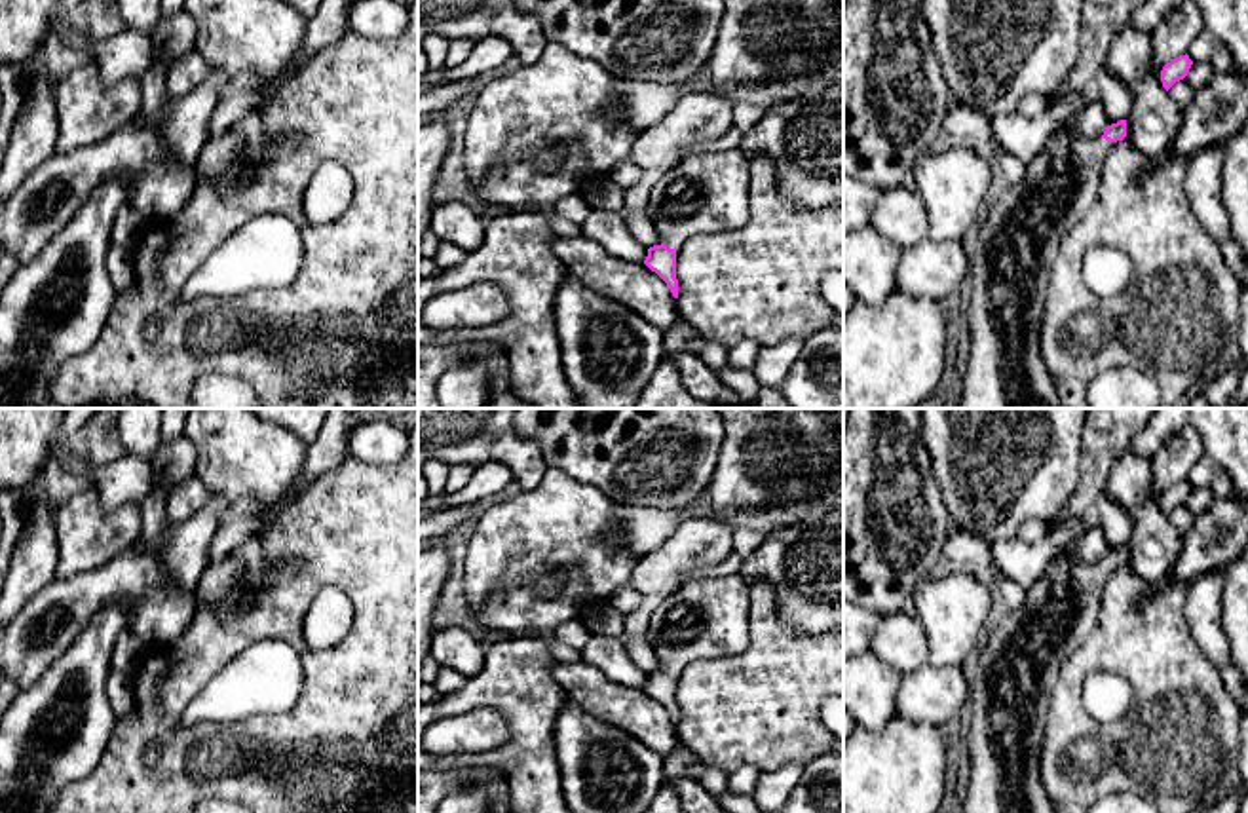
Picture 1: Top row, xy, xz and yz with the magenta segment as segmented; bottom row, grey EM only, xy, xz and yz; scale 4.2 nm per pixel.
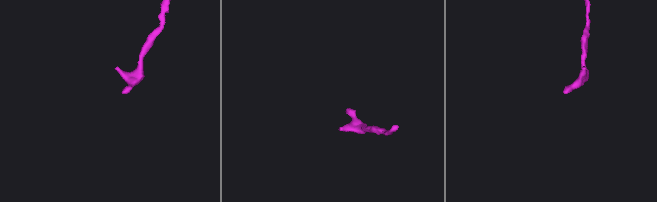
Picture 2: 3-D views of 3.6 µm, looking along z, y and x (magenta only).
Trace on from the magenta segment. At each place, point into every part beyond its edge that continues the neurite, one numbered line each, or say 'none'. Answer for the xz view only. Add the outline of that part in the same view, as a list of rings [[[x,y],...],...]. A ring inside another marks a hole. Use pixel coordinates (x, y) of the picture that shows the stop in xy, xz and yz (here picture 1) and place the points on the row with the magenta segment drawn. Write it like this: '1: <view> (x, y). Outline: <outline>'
1: xz (707, 192). Outline: [[[731,148],[676,161],[650,188],[646,215],[674,251],[699,234],[743,228],[750,218],[748,154]]]

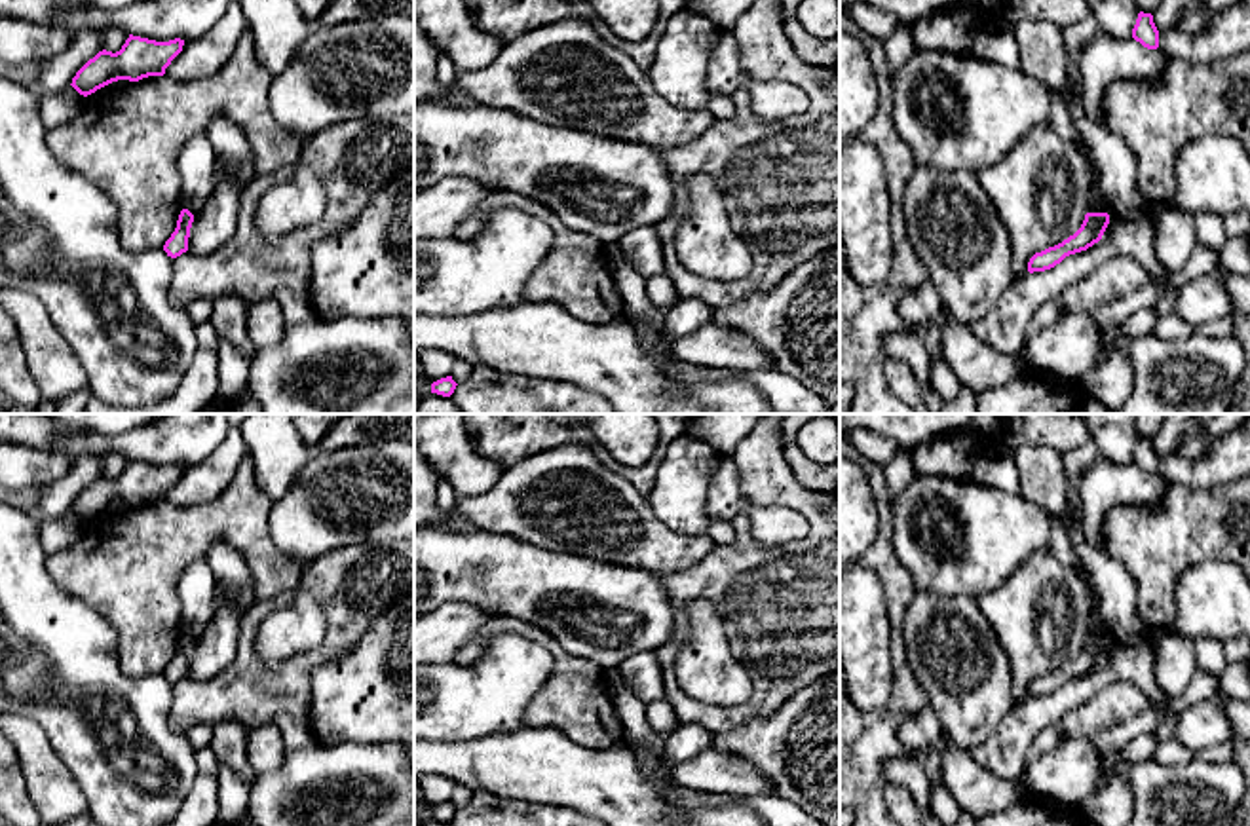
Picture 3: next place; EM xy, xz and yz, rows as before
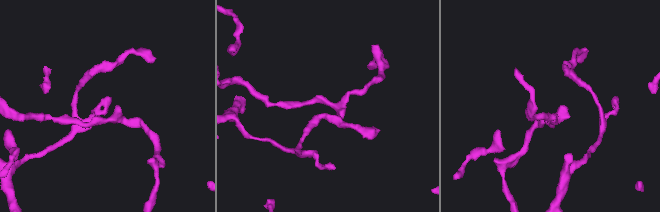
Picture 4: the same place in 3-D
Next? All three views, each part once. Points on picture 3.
none

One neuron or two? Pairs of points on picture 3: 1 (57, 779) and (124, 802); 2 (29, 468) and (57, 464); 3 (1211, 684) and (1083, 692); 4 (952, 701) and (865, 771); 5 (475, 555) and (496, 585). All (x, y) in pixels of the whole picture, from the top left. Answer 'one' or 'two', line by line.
1: two
2: one
3: two
4: two
5: one

